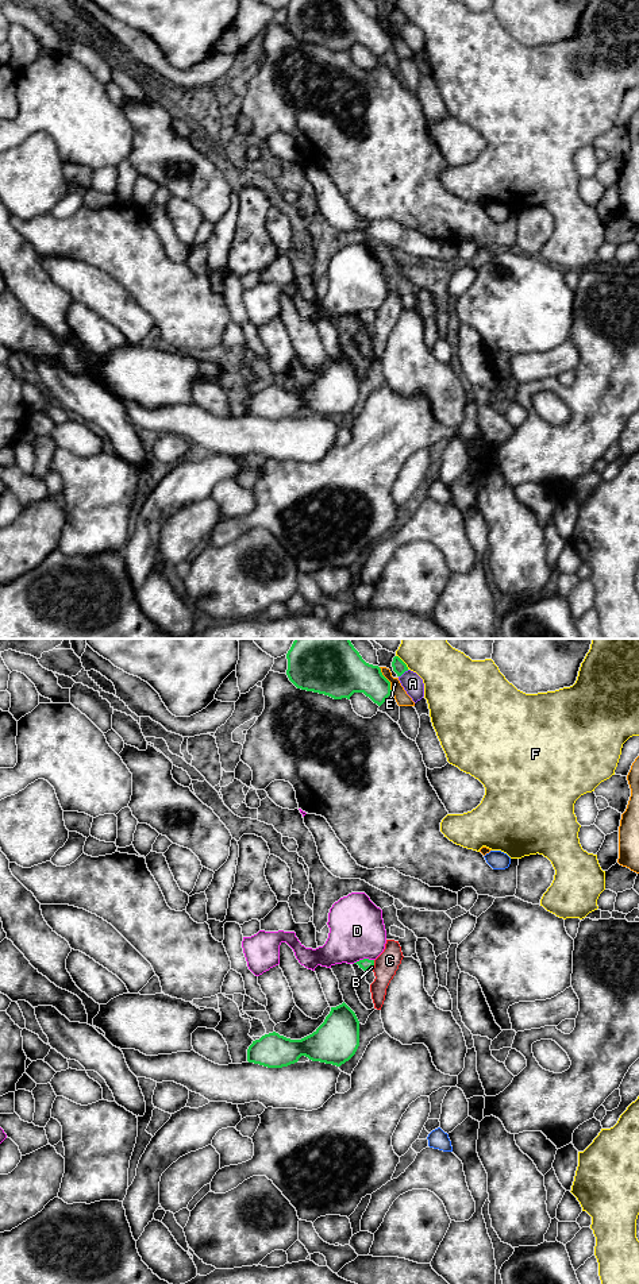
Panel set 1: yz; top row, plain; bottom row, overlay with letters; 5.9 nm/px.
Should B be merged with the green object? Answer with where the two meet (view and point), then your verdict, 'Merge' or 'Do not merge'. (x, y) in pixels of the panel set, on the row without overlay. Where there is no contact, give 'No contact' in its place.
Touches green at yz (369, 320). Merge

